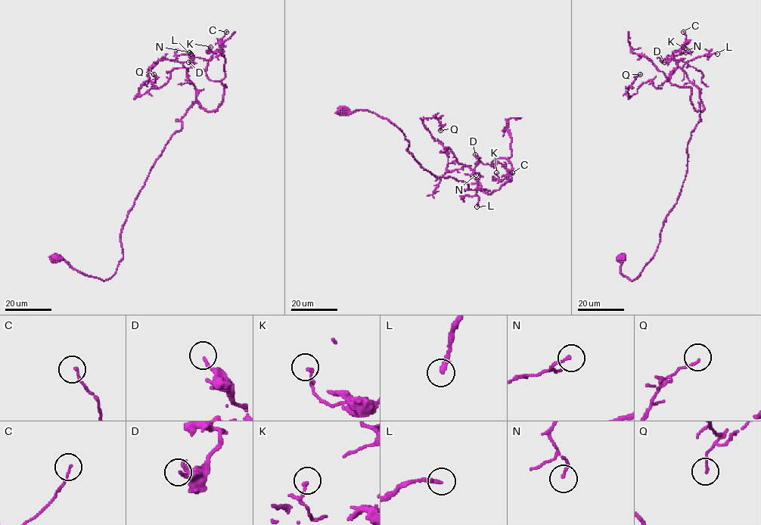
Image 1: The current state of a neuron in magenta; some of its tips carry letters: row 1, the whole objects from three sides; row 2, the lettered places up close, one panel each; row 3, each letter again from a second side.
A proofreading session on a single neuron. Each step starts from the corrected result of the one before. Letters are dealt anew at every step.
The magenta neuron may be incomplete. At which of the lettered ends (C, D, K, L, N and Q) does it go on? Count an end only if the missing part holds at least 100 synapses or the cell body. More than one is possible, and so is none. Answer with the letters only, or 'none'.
none

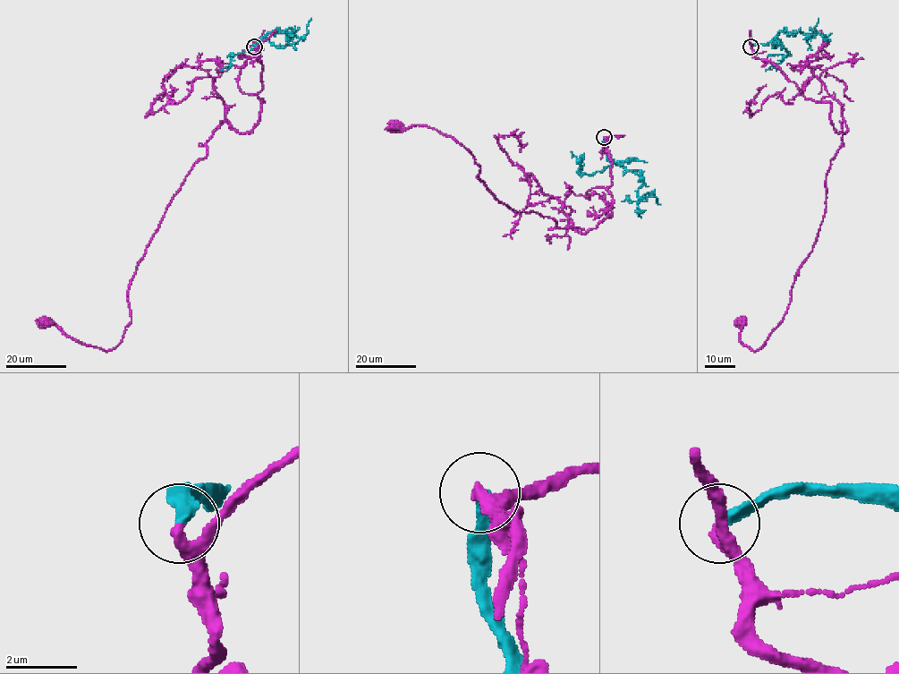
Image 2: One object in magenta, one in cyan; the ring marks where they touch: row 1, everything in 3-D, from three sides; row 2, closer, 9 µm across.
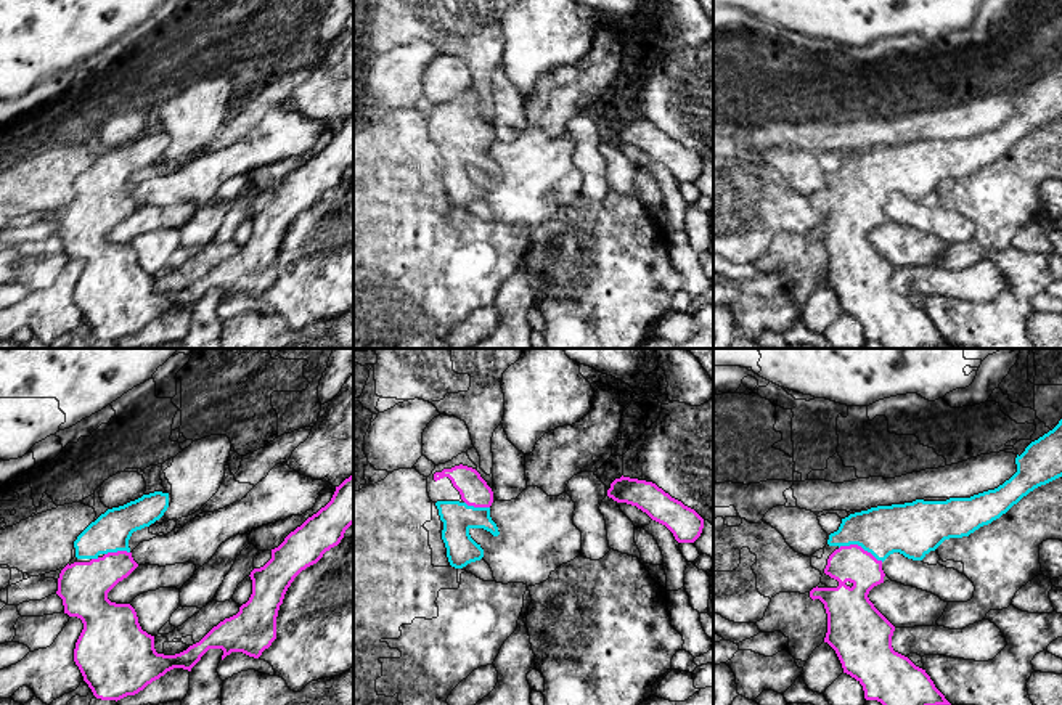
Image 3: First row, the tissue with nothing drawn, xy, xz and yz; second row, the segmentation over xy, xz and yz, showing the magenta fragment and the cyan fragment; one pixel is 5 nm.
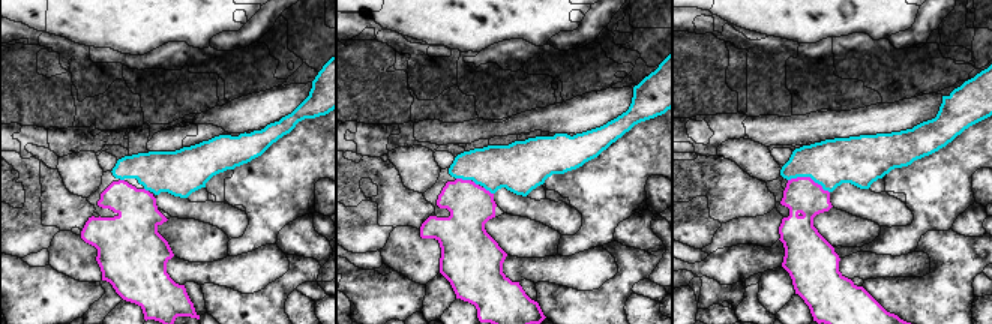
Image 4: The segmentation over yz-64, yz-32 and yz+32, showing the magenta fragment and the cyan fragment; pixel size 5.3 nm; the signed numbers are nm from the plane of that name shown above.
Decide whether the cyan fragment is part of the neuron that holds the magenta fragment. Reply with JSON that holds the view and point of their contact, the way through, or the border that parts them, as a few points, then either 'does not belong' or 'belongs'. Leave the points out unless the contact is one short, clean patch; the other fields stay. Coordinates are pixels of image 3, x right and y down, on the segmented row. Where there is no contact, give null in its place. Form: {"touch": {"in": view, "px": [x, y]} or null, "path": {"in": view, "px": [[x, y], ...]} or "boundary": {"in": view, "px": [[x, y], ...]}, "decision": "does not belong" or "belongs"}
{"touch": {"in": "yz", "px": [860, 546]}, "path": {"in": "yz", "px": [[853, 564], [860, 556], [860, 546], [886, 529], [906, 529]]}, "decision": "belongs"}

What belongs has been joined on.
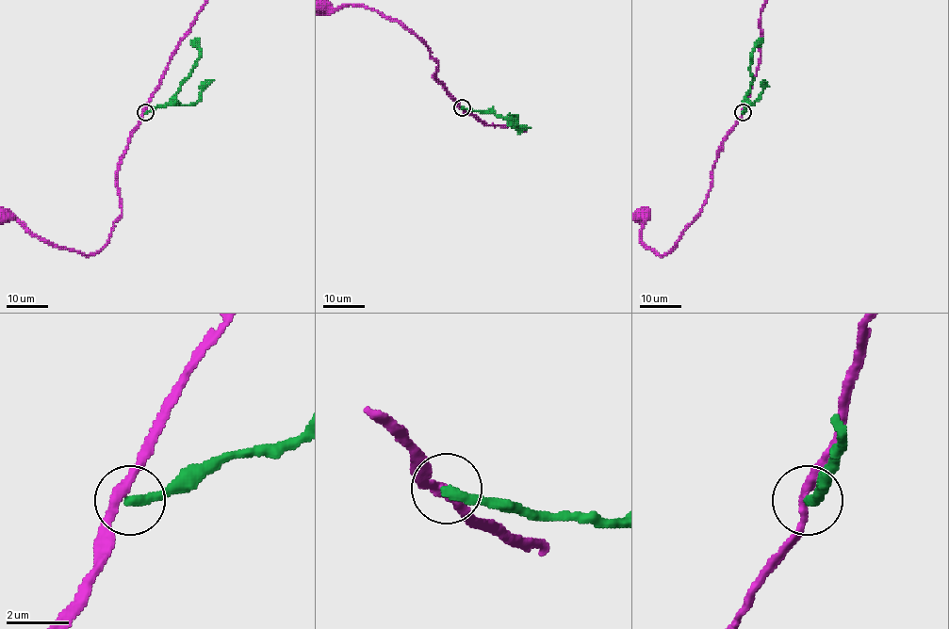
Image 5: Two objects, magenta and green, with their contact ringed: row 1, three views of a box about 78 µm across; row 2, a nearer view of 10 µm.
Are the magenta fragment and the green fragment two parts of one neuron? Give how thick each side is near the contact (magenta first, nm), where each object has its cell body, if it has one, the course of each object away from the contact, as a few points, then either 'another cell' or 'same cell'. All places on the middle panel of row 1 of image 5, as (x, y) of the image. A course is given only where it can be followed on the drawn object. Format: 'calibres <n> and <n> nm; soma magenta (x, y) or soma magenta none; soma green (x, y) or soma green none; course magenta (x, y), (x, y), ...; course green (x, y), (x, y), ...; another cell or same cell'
calibres 280 and 320 nm; soma magenta (319, 6); soma green none; course magenta (461, 107), (433, 76), (437, 64), (417, 35), (398, 22), (362, 6), (348, 5), (333, 9), (320, 6); course green (462, 107), (491, 111), (504, 118), (508, 114), (516, 117), (513, 120), (515, 123); another cell

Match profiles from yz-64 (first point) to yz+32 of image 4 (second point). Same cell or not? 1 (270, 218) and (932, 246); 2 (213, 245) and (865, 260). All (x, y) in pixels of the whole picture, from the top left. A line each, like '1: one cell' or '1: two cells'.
1: two cells
2: two cells

